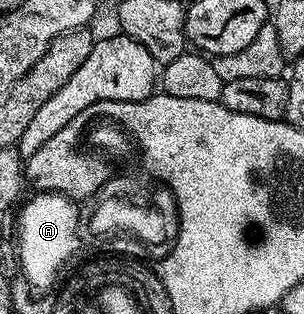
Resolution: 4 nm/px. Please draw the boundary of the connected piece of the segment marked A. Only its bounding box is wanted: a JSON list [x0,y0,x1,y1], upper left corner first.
[17,193,80,289]

